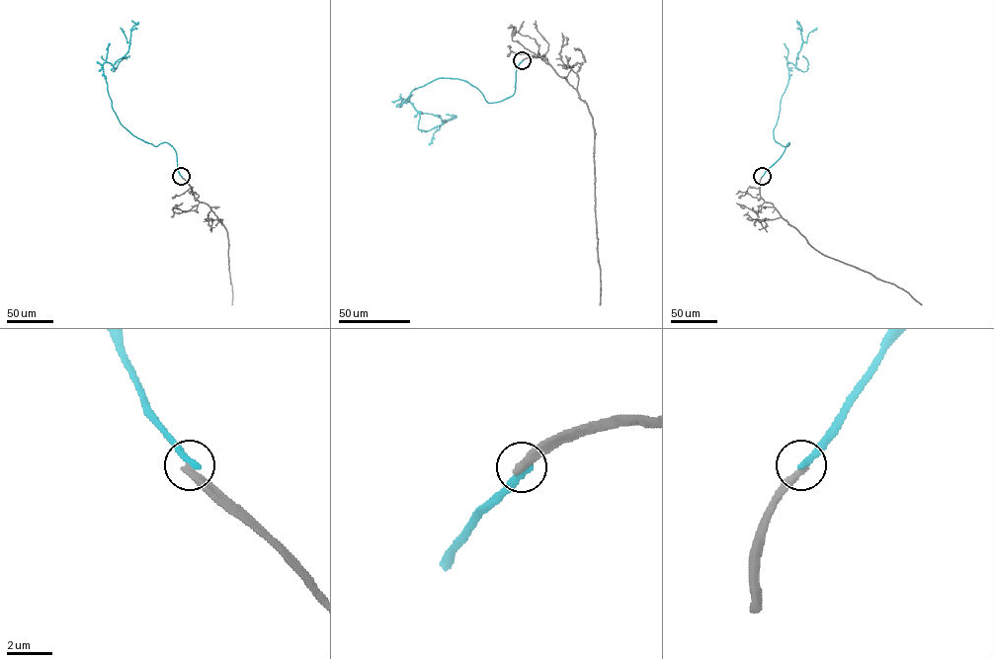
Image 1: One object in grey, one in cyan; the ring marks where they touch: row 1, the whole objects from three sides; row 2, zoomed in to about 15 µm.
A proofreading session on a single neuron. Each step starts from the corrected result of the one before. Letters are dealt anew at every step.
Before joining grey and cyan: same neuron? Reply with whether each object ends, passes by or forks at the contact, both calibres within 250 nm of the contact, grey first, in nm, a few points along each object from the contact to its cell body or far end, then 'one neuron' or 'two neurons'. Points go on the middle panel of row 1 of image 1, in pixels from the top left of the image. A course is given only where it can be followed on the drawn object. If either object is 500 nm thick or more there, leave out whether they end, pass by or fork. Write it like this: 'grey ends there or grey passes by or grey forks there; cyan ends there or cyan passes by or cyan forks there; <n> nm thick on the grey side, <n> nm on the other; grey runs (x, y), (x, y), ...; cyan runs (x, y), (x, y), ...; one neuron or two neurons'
grey ends there; cyan ends there; 380 nm thick on the grey side, 360 nm on the other; grey runs (522, 60), (541, 57), (576, 90), (592, 116), (600, 270), (599, 304); cyan runs (522, 60), (514, 93), (500, 101), (448, 78), (402, 99), (444, 123), (455, 117), (446, 114); two neurons

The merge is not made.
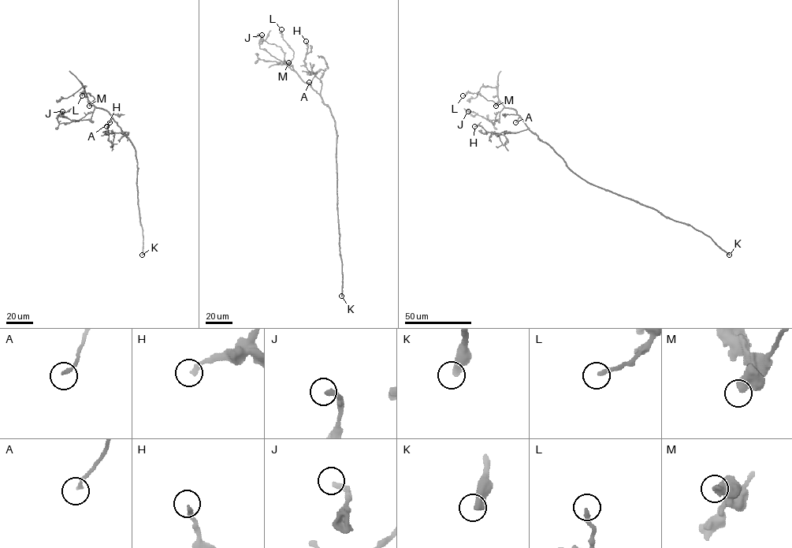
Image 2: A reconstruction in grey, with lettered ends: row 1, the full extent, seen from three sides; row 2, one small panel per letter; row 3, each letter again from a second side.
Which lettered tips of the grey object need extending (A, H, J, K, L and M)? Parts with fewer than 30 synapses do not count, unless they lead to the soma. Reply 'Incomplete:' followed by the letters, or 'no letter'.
Incomplete: K

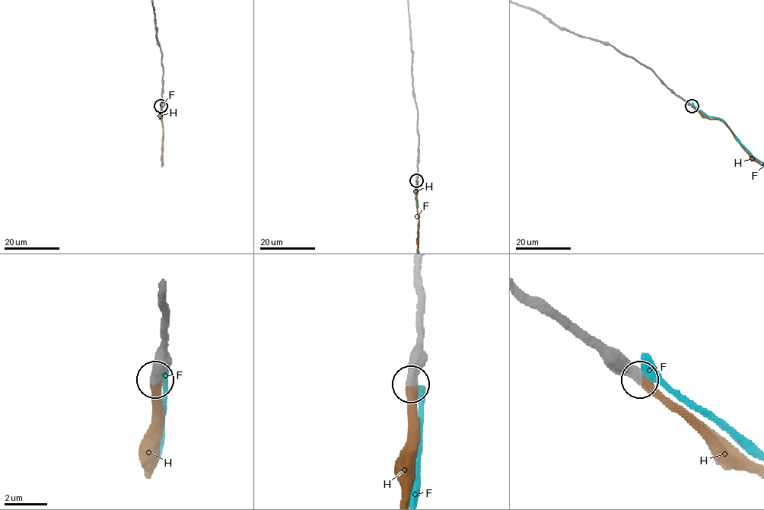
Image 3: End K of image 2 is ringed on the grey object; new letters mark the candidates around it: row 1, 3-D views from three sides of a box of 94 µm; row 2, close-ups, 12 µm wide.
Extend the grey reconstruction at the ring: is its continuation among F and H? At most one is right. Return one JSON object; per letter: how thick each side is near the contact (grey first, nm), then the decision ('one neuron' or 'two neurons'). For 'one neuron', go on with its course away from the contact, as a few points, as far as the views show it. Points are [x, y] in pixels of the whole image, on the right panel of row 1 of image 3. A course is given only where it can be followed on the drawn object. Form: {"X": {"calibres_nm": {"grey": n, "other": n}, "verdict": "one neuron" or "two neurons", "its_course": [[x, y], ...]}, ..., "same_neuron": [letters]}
{"F": {"calibres_nm": {"grey": 550, "other": 550}, "verdict": "two neurons"}, "H": {"calibres_nm": {"grey": 500, "other": 480}, "verdict": "one neuron"}, "same_neuron": ["H"]}

